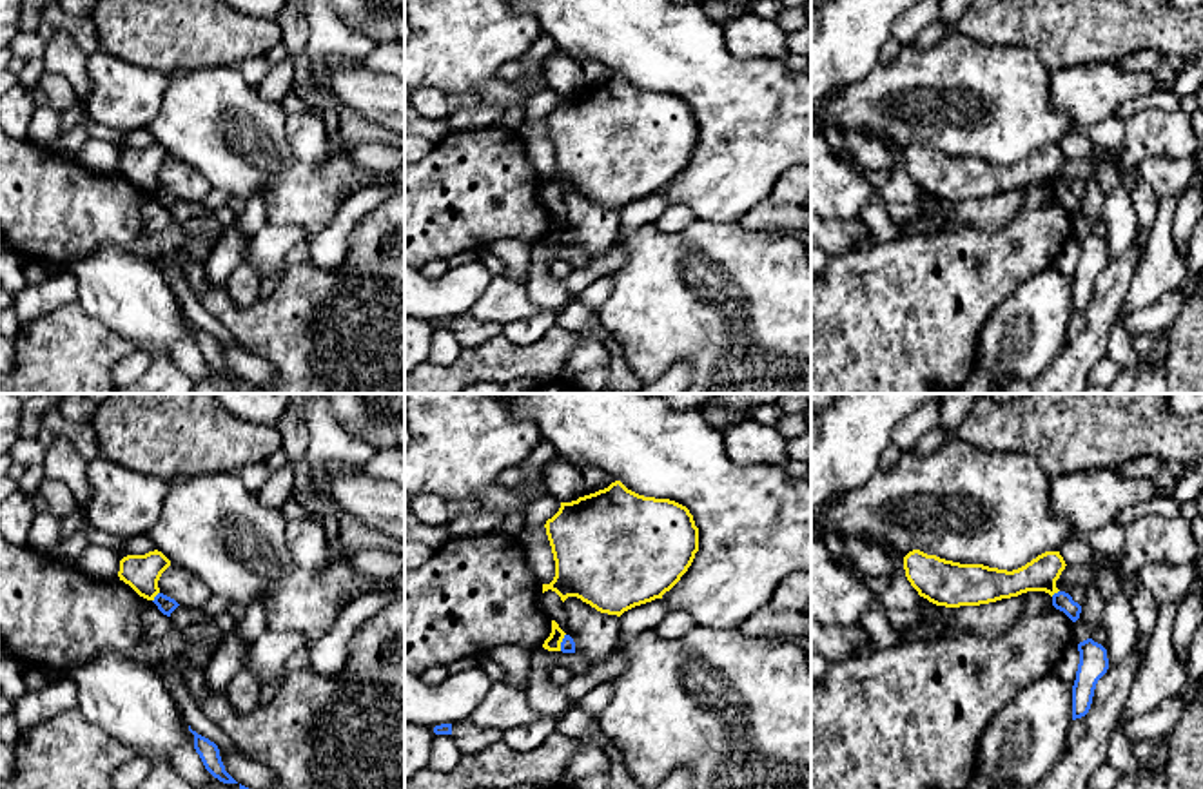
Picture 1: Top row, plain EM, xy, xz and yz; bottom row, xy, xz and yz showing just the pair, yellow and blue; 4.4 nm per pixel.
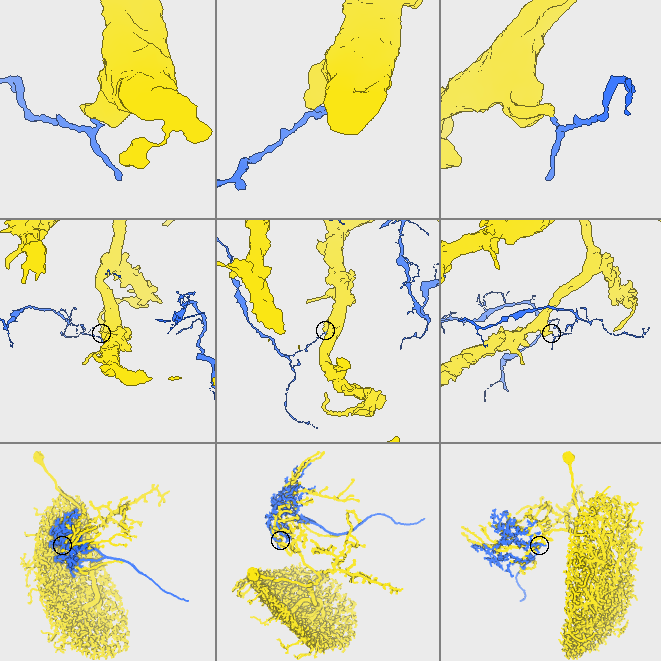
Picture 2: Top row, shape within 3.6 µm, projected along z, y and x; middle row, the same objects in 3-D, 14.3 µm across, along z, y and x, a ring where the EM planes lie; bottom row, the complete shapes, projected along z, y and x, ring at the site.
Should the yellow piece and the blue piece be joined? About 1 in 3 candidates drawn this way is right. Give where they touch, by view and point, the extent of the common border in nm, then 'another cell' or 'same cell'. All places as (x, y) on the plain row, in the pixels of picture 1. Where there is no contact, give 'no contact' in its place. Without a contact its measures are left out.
xz (561, 234) | 80 nm | another cell

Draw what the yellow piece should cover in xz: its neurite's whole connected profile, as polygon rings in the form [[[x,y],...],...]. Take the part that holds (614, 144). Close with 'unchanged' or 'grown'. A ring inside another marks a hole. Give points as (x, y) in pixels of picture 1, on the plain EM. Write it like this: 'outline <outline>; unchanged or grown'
outline [[[621,74],[561,96],[544,122],[555,170],[543,187],[552,183],[562,196],[577,190],[617,210],[662,192],[699,145],[699,122],[686,100],[639,89]]]; unchanged

